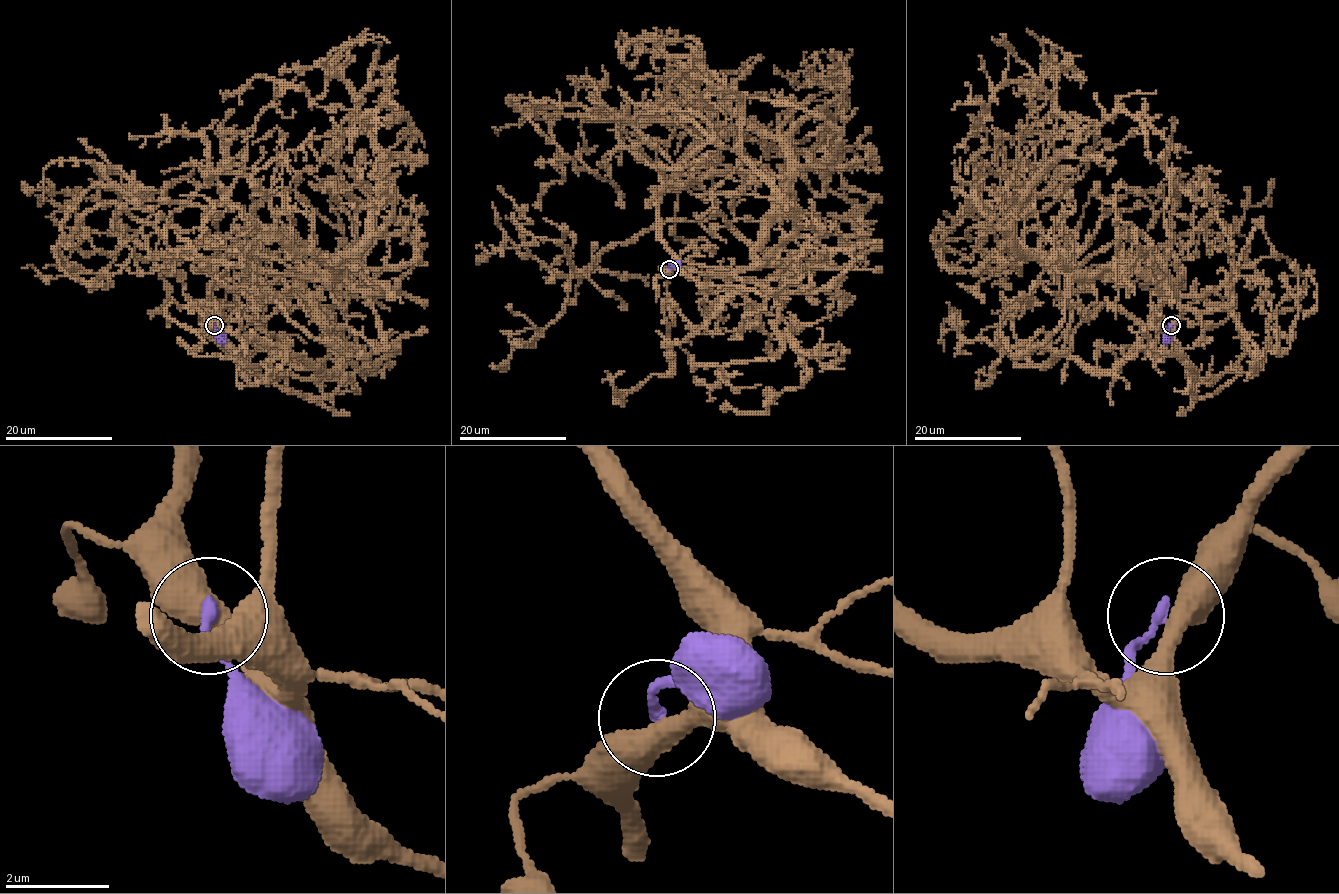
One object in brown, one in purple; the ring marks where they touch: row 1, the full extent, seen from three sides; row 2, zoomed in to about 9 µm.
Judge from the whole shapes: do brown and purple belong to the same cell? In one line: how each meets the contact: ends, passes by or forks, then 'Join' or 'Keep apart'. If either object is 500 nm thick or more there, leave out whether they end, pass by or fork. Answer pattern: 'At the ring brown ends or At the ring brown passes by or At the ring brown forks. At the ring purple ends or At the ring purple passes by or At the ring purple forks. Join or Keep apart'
At the ring brown passes by. At the ring purple ends. Keep apart

